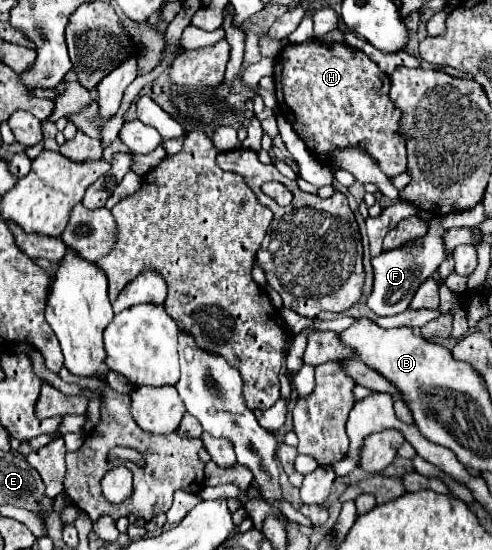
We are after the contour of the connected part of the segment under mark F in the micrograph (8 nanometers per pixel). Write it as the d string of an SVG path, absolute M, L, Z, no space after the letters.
M431 215L429 231L425 237L417 239L417 243L405 243L405 247L399 247L397 251L383 251L381 255L373 257L371 263L375 269L375 285L371 297L367 299L369 309L373 309L377 315L403 313L409 307L417 287L437 271L441 261L447 259L449 251L445 247L445 235L447 229L441 225L441 217Z

